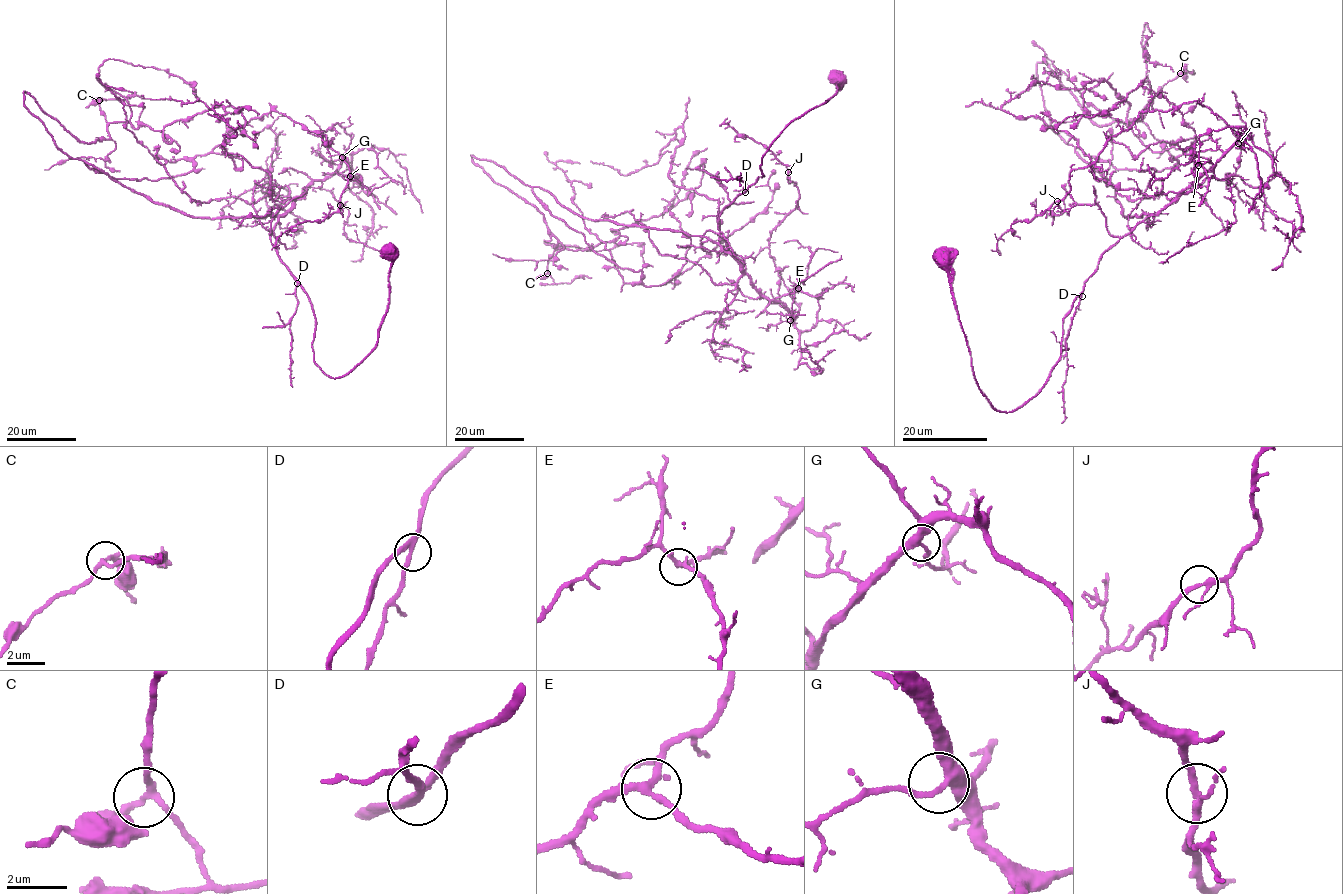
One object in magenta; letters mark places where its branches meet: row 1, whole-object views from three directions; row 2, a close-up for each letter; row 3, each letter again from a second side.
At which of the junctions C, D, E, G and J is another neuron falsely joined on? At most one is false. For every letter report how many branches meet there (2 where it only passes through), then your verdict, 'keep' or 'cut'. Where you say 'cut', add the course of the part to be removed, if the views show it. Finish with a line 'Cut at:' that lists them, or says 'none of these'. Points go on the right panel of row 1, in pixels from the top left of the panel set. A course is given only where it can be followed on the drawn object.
C: 3 branches meet; keep
D: 3 branches meet; keep
E: 3 branches meet; keep
G: 3 branches meet; keep
J: 3 branches meet; keep
Cut at: none of these

